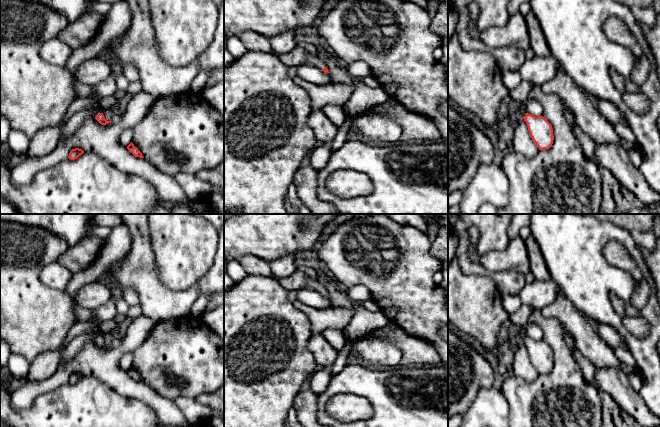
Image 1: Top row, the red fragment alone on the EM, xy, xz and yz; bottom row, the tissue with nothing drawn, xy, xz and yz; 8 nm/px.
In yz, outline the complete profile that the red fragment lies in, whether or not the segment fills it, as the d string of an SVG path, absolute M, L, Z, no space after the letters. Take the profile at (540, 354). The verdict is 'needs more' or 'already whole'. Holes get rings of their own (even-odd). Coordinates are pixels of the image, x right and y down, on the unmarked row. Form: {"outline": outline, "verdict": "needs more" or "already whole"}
{"outline": "M523 330L518 340L526 346L530 360L539 374L549 373L552 370L554 364L553 353L543 340L535 341L528 338Z", "verdict": "needs more"}

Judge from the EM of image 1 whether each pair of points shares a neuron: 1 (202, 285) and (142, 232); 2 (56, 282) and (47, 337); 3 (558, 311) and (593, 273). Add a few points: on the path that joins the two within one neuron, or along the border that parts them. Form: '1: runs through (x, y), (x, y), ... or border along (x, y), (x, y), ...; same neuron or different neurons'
1: runs through (177, 296), (165, 296), (142, 273), (142, 257); same neuron
2: border along (38, 273), (38, 278), (43, 283), (65, 292); different neurons
3: border along (560, 289), (586, 316); different neurons

